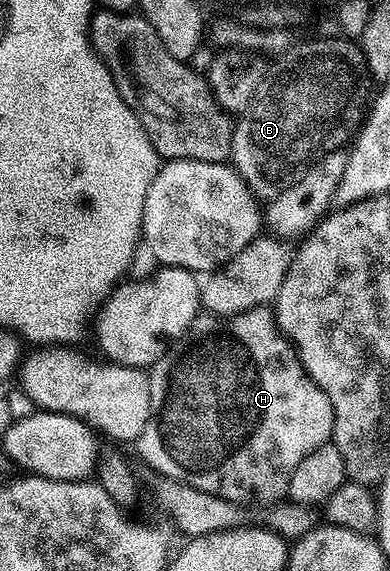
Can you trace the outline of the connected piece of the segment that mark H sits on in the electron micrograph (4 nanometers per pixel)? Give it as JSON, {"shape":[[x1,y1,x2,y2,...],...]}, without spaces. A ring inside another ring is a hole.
{"shape":[[270,308,250,309,225,318,214,315,204,316,194,328,184,333,168,348,157,364,150,366,149,376,151,379,149,383,151,414,149,423,145,423,145,431,141,431,137,442,139,457,149,468,156,469,160,473,158,475,160,478,180,481,189,487,195,487,197,491,203,491,221,499,229,499,244,507,252,507,251,505,270,507,287,497,289,479,293,475,297,463,301,463,301,459,305,459,305,455,317,451,317,447,328,444,332,440,331,432,335,418,333,403,329,403,329,395,325,395,325,391,321,391,321,387,317,387,317,383,313,383,313,379,305,371,303,364,299,362,299,354,295,352,295,346,279,330,279,324,275,322,275,314]]}

